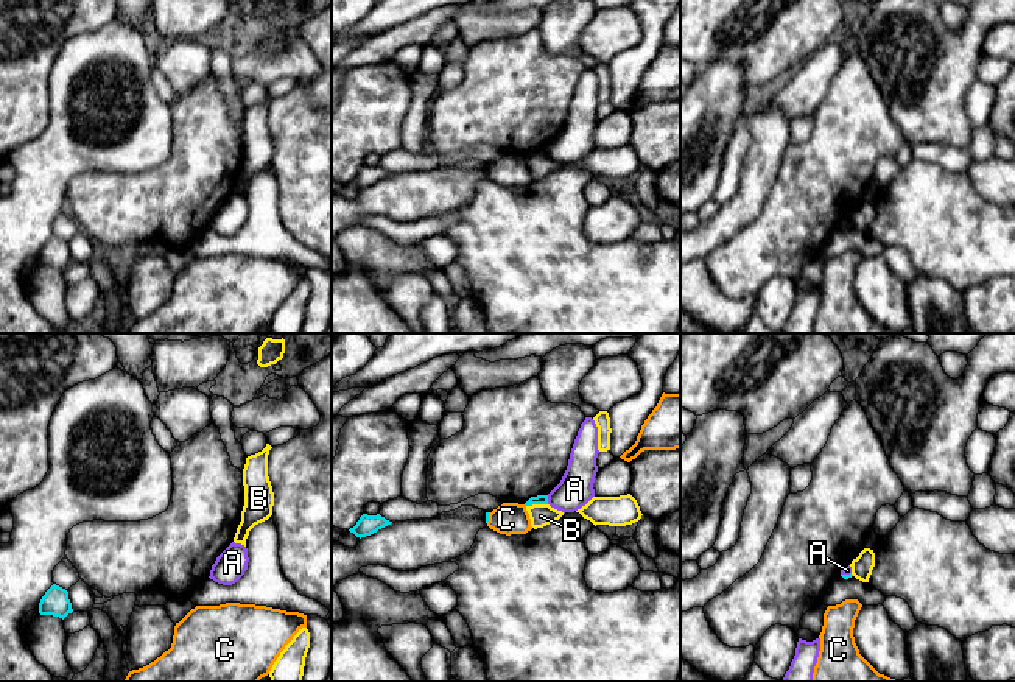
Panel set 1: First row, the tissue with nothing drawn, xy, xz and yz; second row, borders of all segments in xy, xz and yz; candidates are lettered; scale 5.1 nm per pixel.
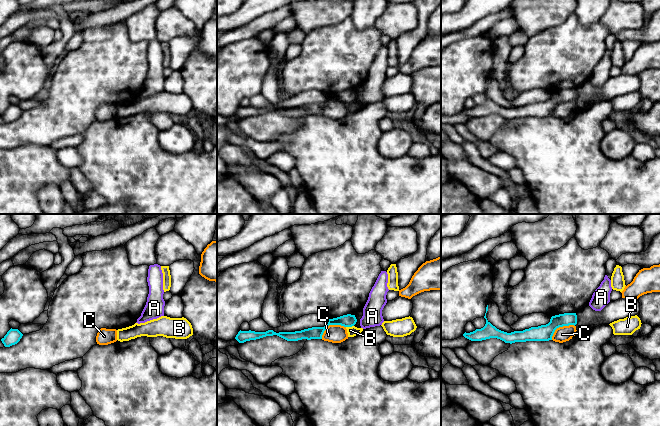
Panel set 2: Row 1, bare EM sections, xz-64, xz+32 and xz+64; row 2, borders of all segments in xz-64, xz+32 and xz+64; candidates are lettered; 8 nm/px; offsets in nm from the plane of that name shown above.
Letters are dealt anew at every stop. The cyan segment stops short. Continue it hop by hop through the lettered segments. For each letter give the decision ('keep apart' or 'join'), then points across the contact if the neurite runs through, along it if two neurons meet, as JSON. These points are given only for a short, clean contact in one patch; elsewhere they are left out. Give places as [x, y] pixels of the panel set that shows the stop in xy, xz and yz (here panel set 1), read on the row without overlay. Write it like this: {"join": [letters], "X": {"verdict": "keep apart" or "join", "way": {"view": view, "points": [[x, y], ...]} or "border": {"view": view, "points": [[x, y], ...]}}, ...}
{"join": [], "A": {"verdict": "keep apart", "border": {"view": "xz", "points": [[547, 147], [548, 154]]}}, "B": {"verdict": "keep apart", "border": {"view": "xz", "points": [[547, 154], [526, 158]]}}, "C": {"verdict": "keep apart", "border": {"view": "xz", "points": [[489, 164], [486, 173]]}}}

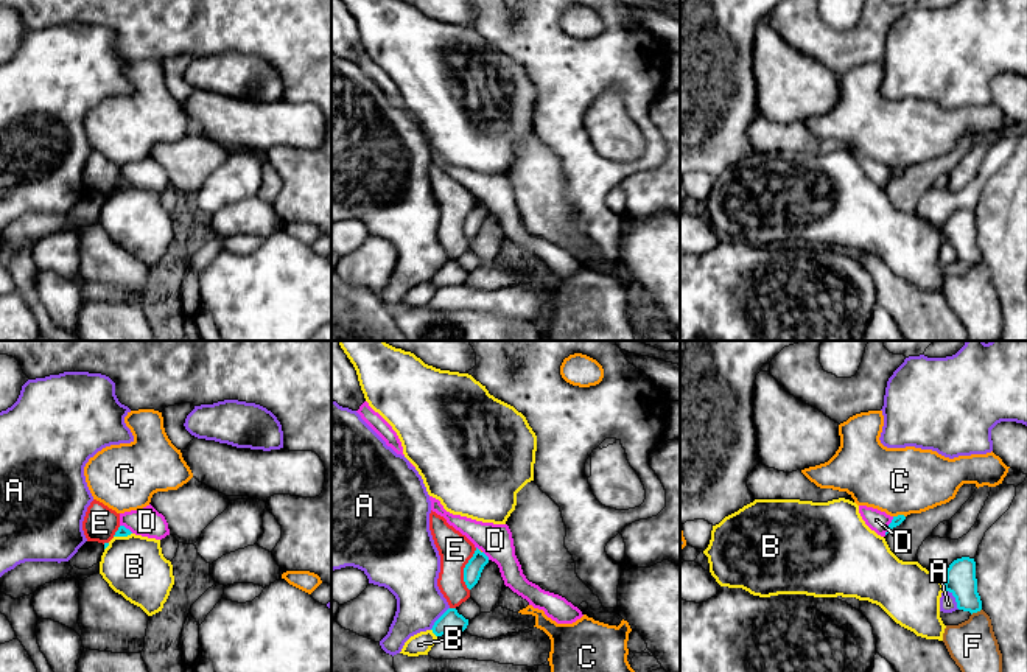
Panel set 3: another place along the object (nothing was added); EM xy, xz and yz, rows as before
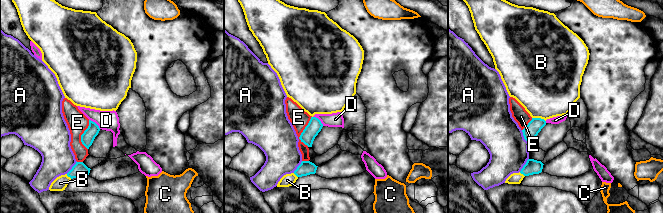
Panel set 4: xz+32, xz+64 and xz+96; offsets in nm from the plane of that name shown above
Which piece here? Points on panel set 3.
{"join": [], "A": {"verdict": "keep apart"}, "B": {"verdict": "keep apart"}, "C": {"verdict": "keep apart"}, "D": {"verdict": "keep apart", "border": {"view": "yz", "points": [[893, 168], [884, 185]]}}, "E": {"verdict": "keep apart"}, "F": {"verdict": "keep apart"}}

